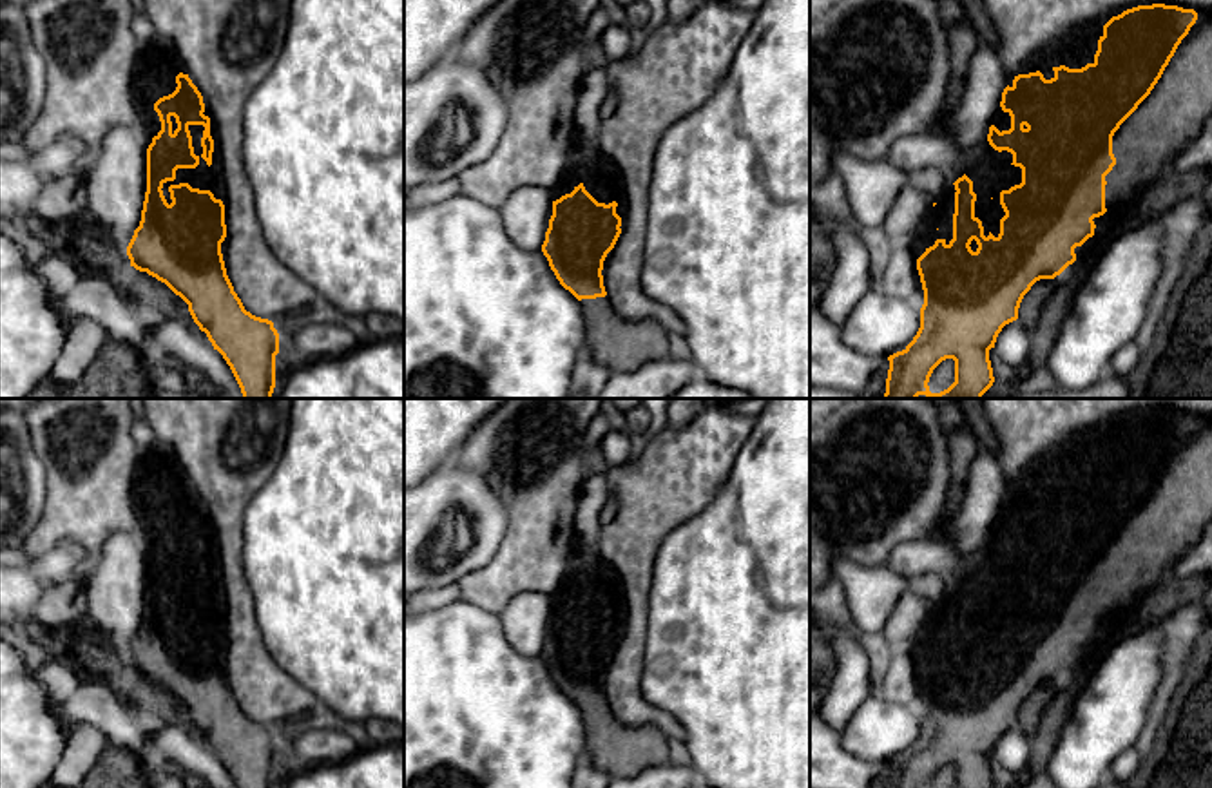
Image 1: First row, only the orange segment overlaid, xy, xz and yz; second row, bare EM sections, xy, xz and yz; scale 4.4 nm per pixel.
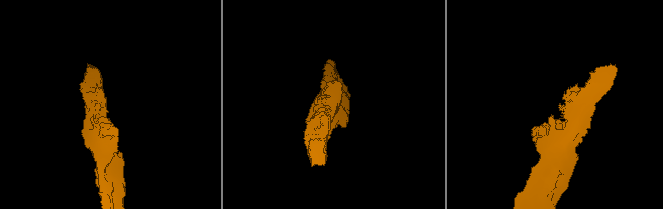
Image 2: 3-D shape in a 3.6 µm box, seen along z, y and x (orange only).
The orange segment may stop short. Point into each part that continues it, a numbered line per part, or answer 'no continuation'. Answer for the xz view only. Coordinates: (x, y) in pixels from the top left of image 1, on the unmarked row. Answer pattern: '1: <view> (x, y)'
1: xz (604, 587)
2: xz (620, 750)

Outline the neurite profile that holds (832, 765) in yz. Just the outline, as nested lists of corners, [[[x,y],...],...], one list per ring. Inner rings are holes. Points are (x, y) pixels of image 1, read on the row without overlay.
[[[821,714],[810,716],[810,788],[875,788],[877,775],[879,766],[850,754]]]

